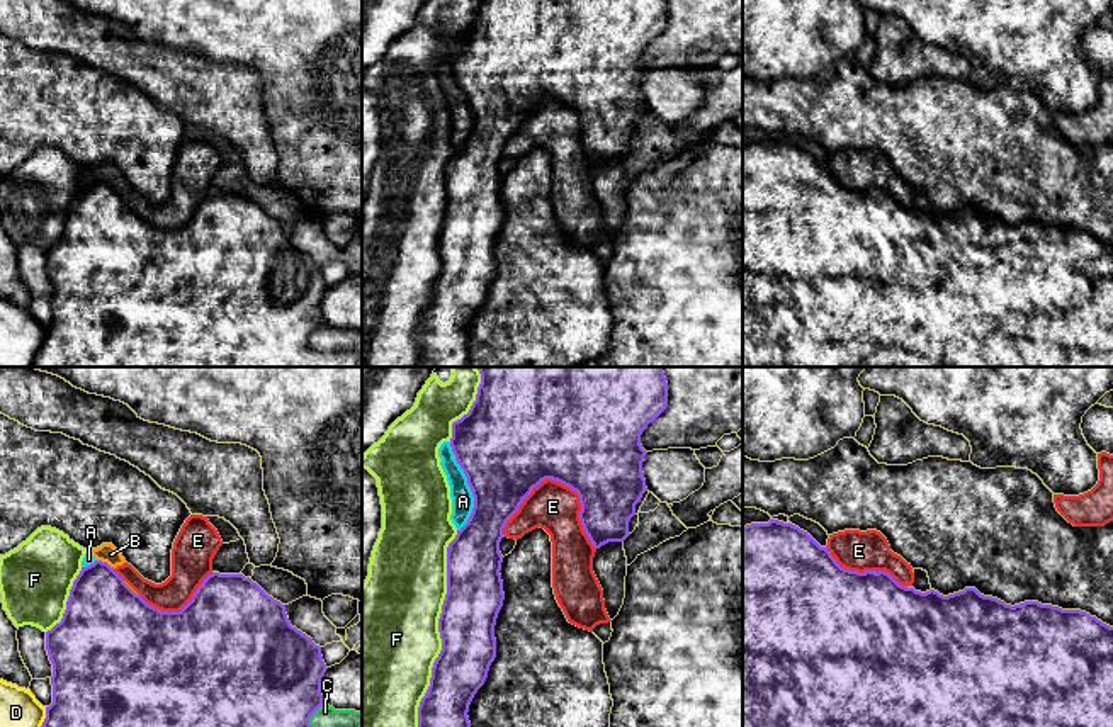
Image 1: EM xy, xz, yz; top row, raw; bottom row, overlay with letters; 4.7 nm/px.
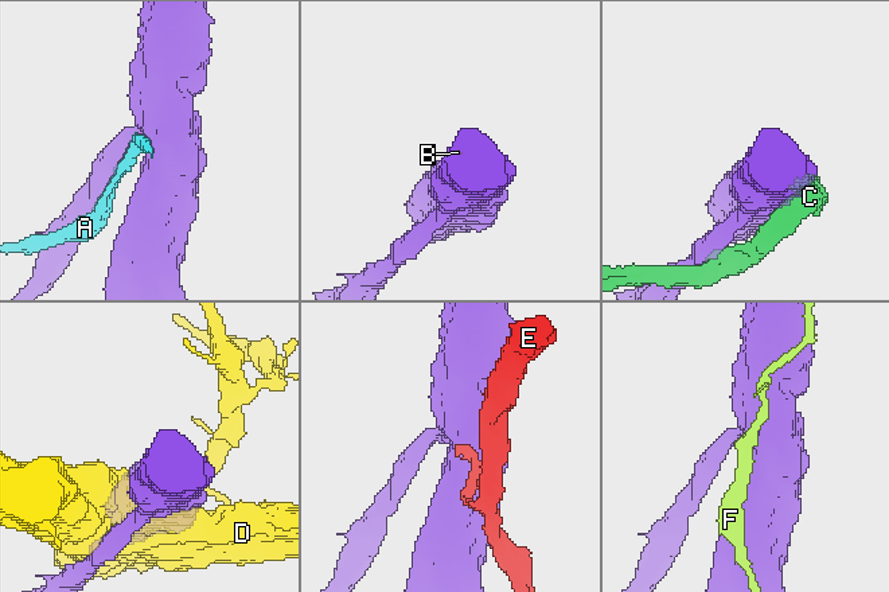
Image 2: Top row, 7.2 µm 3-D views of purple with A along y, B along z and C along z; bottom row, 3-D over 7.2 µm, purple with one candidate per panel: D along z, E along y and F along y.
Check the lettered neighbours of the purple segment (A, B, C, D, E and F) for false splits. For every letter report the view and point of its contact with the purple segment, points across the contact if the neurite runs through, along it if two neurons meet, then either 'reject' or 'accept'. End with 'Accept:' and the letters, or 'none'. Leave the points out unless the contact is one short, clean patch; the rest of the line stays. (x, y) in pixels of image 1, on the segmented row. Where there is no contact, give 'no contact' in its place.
A: xz (473, 495) | reject
B: xy (106, 563) | along xy (96, 559), (106, 561), (114, 568) | reject
C: xy (313, 712) | reject
D: xy (46, 717) | reject
E: xz (563, 483) | reject
F: xz (439, 629) | reject
Accept: none

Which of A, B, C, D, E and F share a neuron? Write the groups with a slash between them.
A B E / C / D / F

